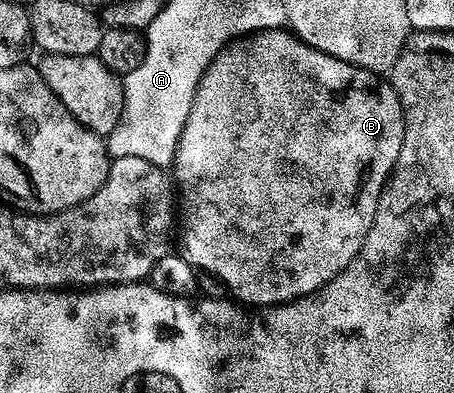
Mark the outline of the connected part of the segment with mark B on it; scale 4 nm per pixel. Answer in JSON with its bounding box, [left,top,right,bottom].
[174,28,404,308]

